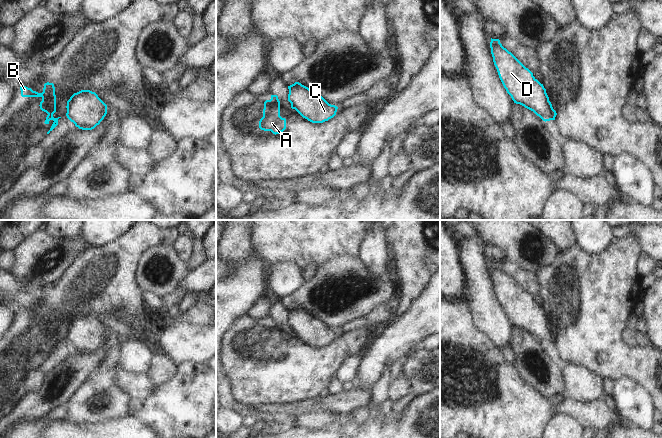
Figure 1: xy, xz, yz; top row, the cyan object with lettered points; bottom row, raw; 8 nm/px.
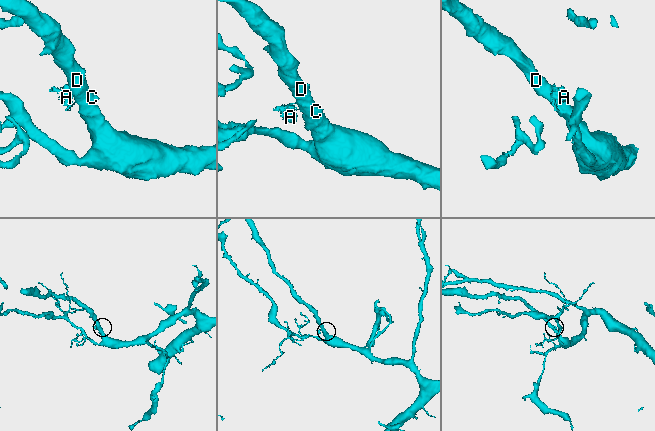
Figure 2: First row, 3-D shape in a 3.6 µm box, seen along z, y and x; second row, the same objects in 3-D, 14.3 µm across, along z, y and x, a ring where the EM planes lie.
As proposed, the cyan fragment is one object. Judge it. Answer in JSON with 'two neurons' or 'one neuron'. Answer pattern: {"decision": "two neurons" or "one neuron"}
{"decision": "two neurons"}

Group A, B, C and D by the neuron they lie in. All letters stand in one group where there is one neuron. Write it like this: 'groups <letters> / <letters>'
groups A B / C D

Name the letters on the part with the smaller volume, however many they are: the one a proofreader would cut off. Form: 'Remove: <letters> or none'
Remove: A, B

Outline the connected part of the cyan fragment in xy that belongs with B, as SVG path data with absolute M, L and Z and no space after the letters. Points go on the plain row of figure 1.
M45 307L43 316L38 317L33 315L31 312L28 312L24 309L20 311L21 320L22 321L41 321L42 325L40 326L40 333L46 336L48 339L45 344L45 348L49 348L50 344L53 344L53 348L50 354L47 356L49 358L57 349L58 349L58 342L54 342L53 338L56 336L56 319L55 319L55 311L53 307Z

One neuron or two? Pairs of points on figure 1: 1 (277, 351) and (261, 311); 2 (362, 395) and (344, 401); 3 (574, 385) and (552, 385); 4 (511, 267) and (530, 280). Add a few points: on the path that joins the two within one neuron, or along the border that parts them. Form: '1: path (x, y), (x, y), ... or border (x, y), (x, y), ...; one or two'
1: border (247, 314), (253, 318), (263, 318), (266, 316); two
2: path (358, 395), (348, 399); one
3: border (562, 370), (565, 393); two
4: path (516, 272), (525, 279); one

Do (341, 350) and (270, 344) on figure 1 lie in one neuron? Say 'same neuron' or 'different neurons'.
same neuron

